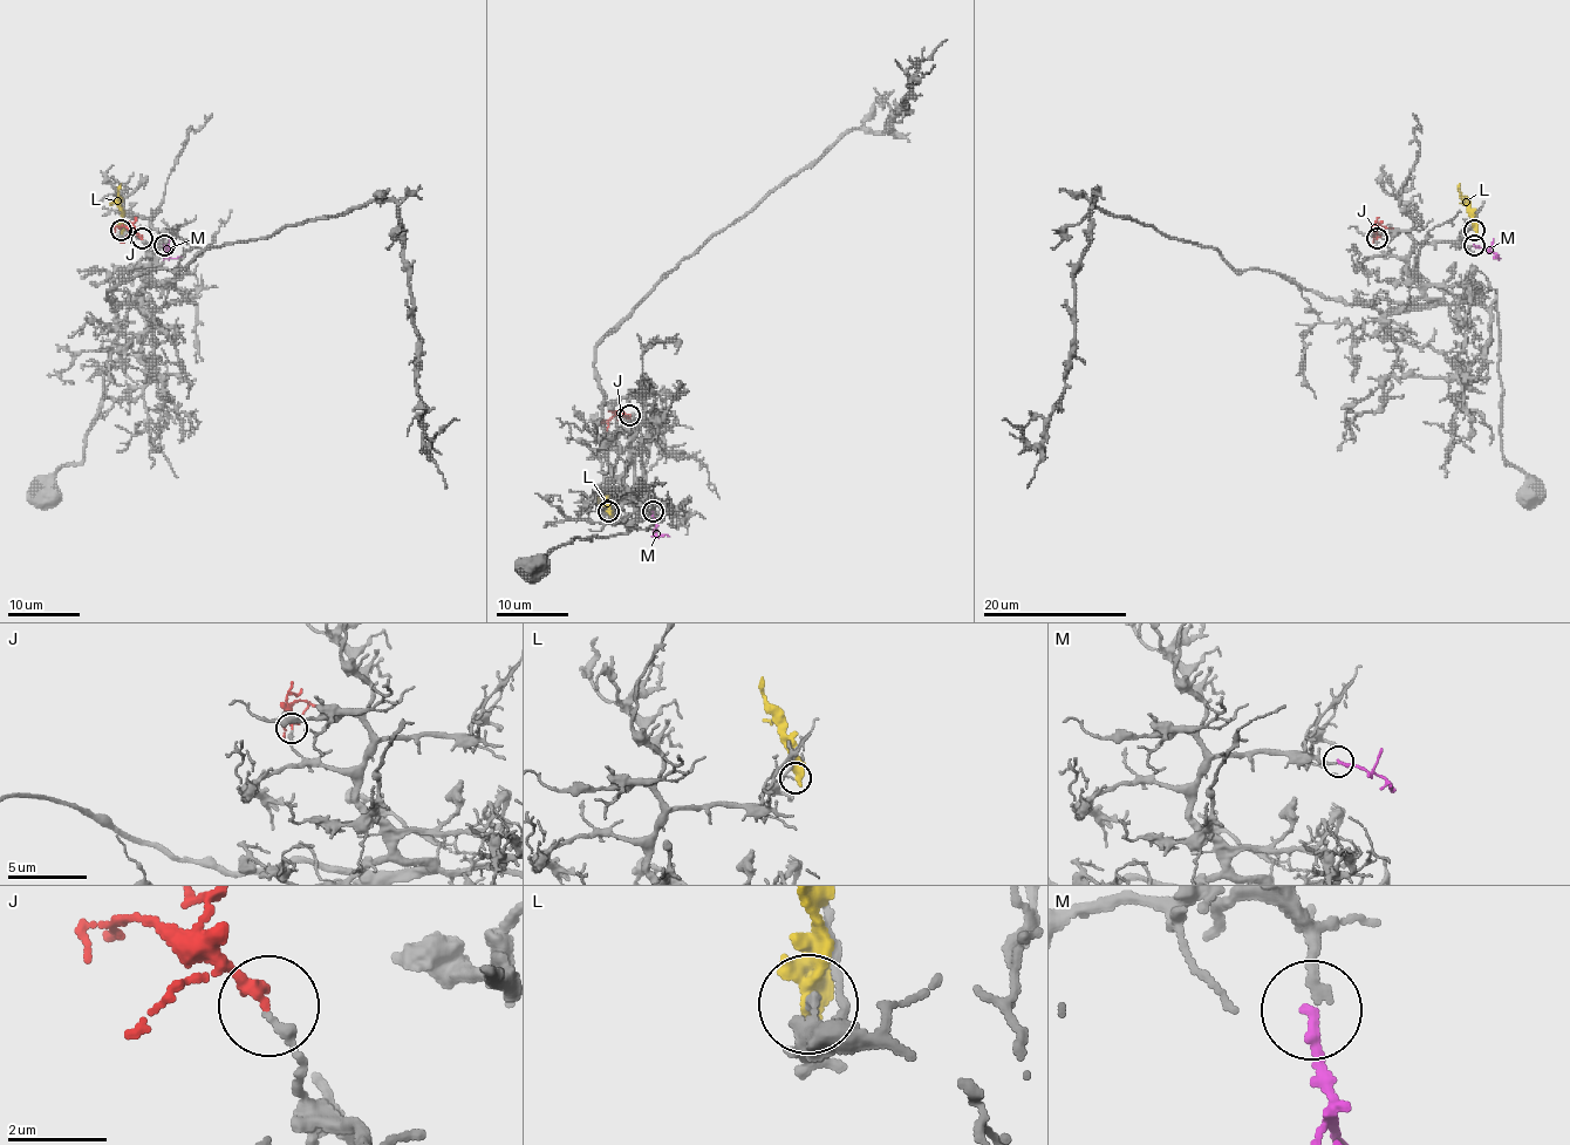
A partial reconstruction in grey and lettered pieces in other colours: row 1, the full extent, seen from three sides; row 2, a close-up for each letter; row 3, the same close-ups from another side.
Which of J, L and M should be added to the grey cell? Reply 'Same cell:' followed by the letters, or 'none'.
Same cell: M

